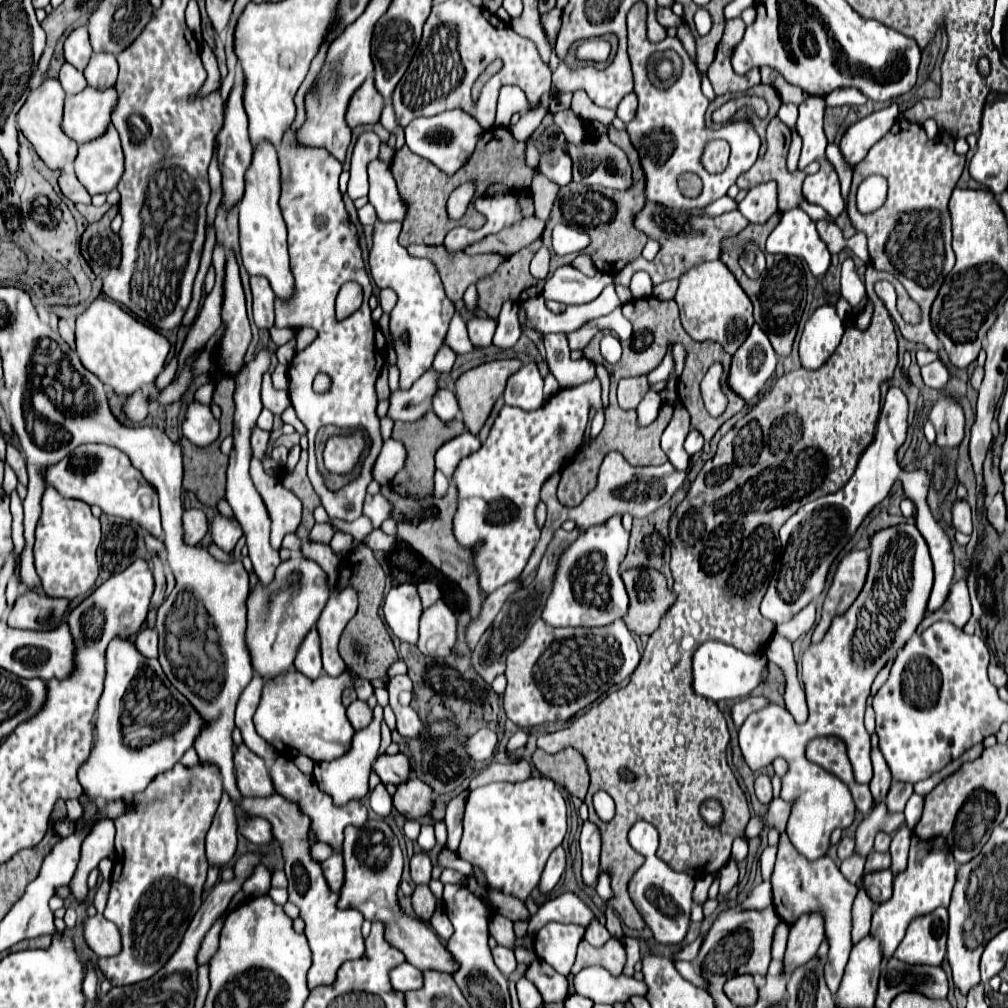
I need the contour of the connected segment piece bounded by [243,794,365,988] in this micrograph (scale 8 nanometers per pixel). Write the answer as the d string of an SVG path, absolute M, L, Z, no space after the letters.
M273 794L267 800L243 798L243 808L253 816L261 816L269 820L273 826L275 838L281 844L283 860L285 860L285 874L289 880L289 902L293 902L299 908L301 918L305 920L305 936L313 952L313 966L307 976L309 988L331 984L335 980L337 968L343 962L359 960L365 956L365 944L361 936L361 924L365 918L355 908L341 910L337 906L339 894L331 892L331 888L327 886L321 862L311 858L311 846L313 846L311 818L299 808L299 804L283 798L281 794Z

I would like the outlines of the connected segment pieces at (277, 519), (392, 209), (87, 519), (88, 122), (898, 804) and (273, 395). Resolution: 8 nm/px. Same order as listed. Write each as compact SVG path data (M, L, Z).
M251 458L249 474L271 518L271 546L279 550L283 536L287 532L295 532L295 528L301 523L301 500L293 492L283 488L277 478L269 476L257 458Z
M373 160L367 168L369 178L368 200L383 222L403 222L409 204L401 198L389 166L381 160Z
M53 486L45 488L43 512L35 530L35 568L39 570L47 596L81 596L93 592L99 578L97 546L101 544L101 524L91 514L89 504L61 496Z
M87 86L83 92L65 100L65 116L61 126L67 132L67 136L71 136L75 142L91 142L103 136L103 132L107 132L111 124L111 112L115 110L115 106L115 88L99 92Z
M892 782L886 798L886 806L889 812L903 812L905 805L914 793L912 784L902 784L903 782Z
M269 372L263 375L261 401L264 408L267 408L277 416L281 416L285 409L291 405L288 391L278 392L273 388Z

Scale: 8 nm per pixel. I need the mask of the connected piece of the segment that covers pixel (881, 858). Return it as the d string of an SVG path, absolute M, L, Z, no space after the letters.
M871 852L871 854L867 856L865 870L863 870L863 876L867 876L867 874L873 874L873 872L879 872L879 870L887 870L889 866L891 866L891 856L889 856L889 854Z

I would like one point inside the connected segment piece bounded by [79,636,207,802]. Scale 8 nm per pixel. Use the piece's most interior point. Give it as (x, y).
(143, 726)

